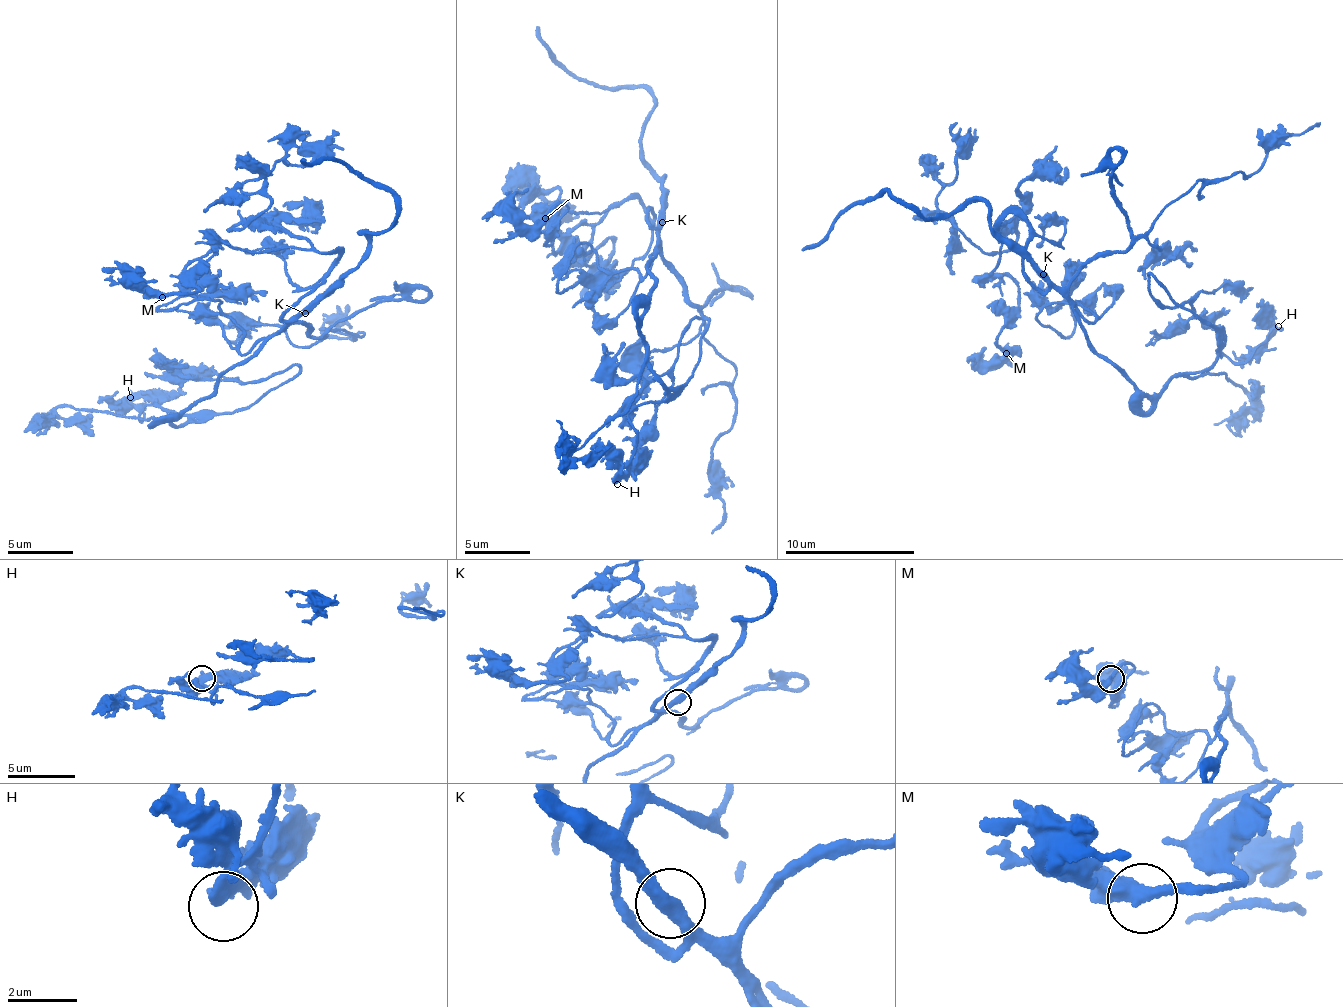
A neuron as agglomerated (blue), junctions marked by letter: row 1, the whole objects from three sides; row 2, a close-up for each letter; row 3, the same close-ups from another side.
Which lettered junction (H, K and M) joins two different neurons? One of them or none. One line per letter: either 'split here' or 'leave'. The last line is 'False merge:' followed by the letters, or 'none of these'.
H: leave
K: leave
M: leave
False merge: none of these

